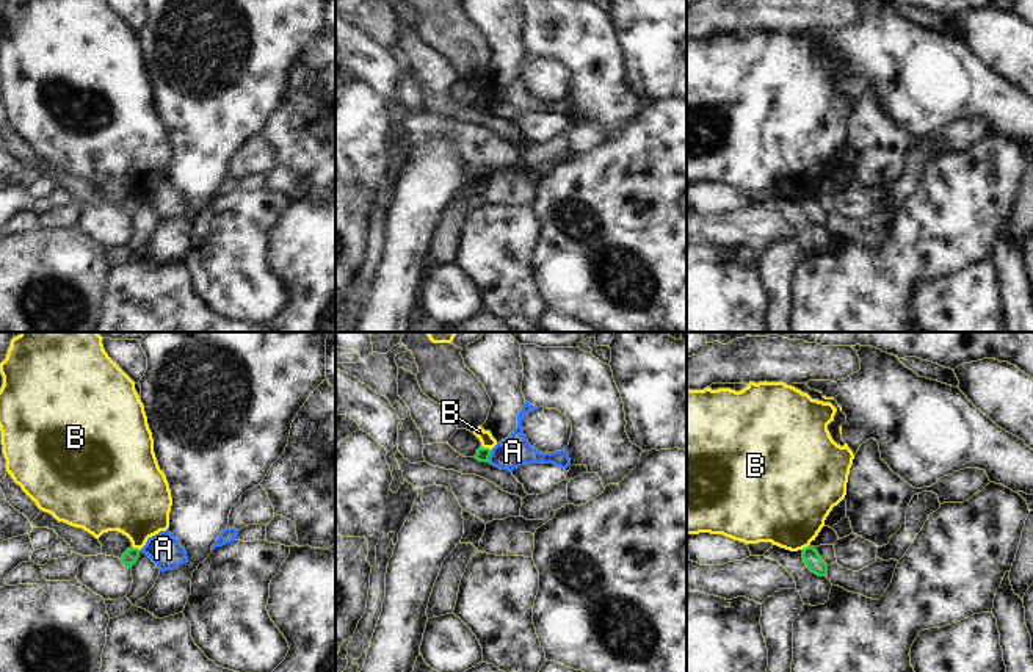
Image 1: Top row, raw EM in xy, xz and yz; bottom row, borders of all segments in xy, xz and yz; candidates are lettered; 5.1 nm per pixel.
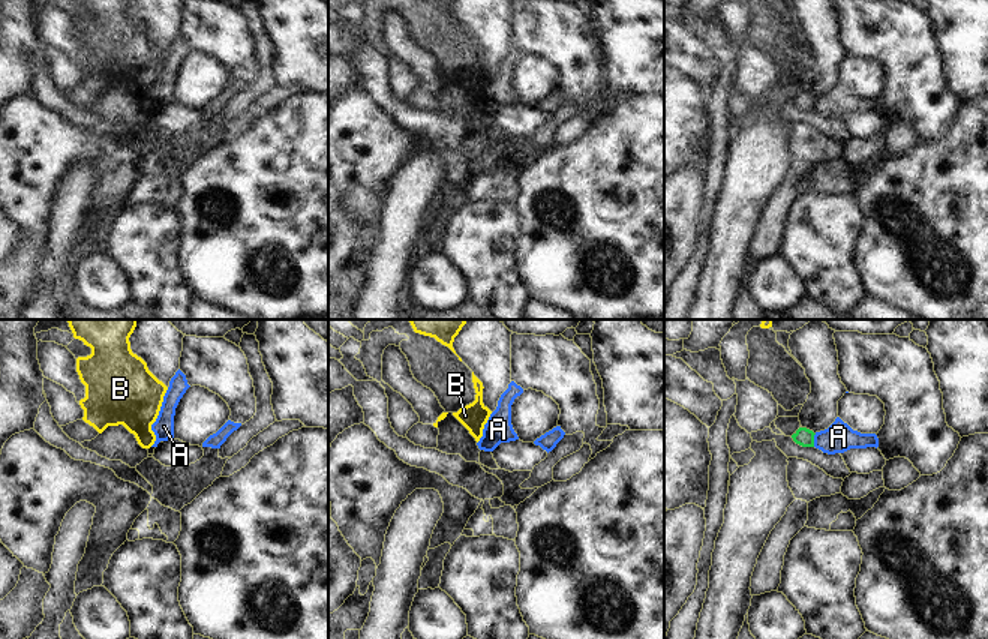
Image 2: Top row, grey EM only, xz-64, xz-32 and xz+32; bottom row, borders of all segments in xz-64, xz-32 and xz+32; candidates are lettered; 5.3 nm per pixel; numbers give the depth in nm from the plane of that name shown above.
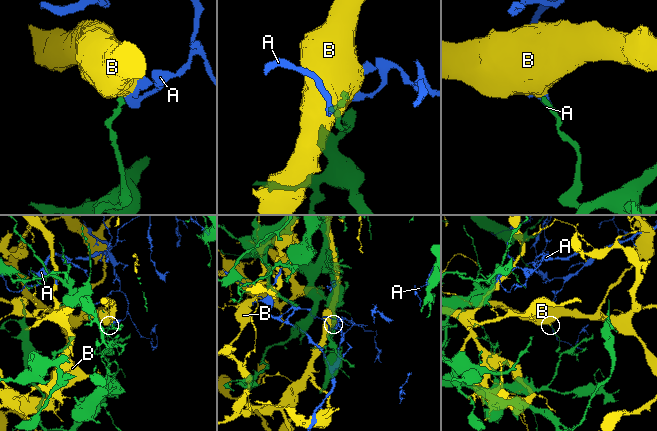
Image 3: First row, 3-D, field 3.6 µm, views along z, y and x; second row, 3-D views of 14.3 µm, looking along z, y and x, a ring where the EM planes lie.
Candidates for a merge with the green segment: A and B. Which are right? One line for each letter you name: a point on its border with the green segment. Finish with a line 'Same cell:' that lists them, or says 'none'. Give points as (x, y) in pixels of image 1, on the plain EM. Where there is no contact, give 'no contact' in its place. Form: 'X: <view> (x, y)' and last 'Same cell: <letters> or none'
Same cell: none

